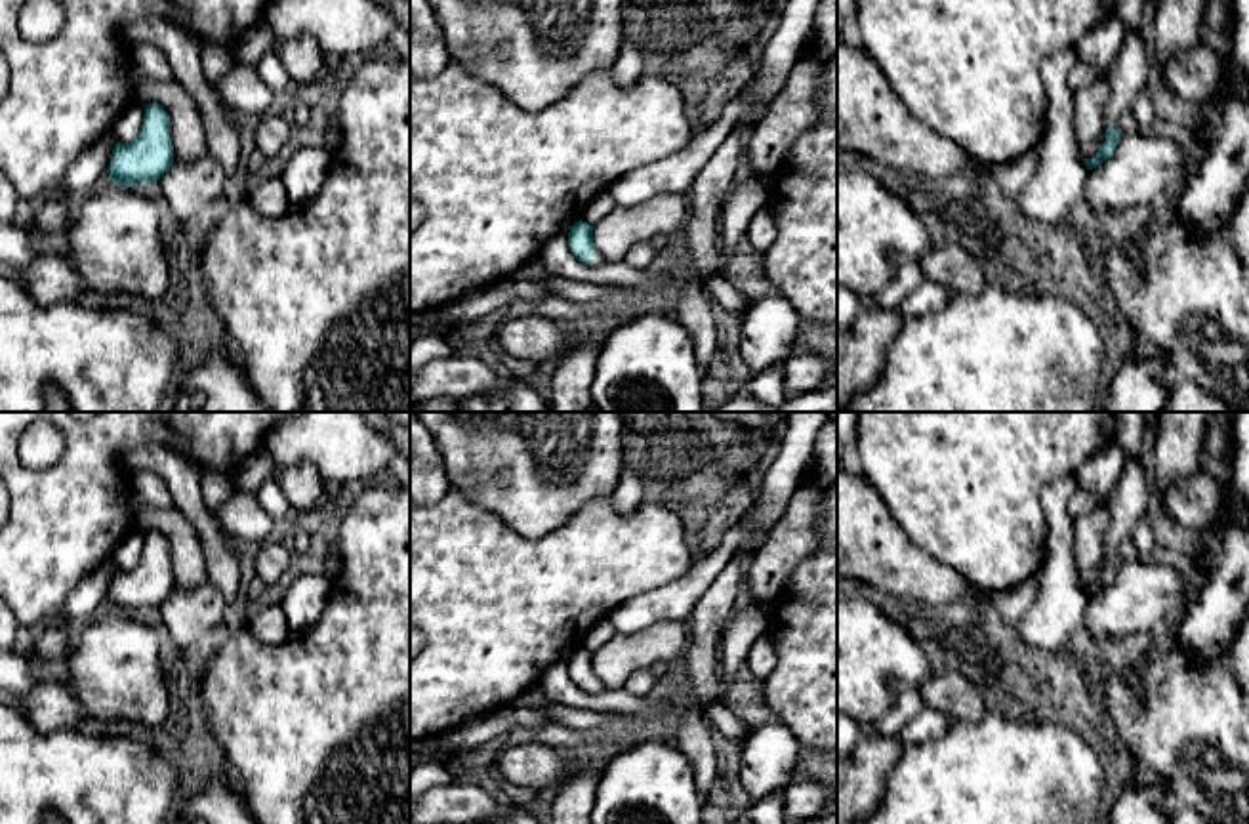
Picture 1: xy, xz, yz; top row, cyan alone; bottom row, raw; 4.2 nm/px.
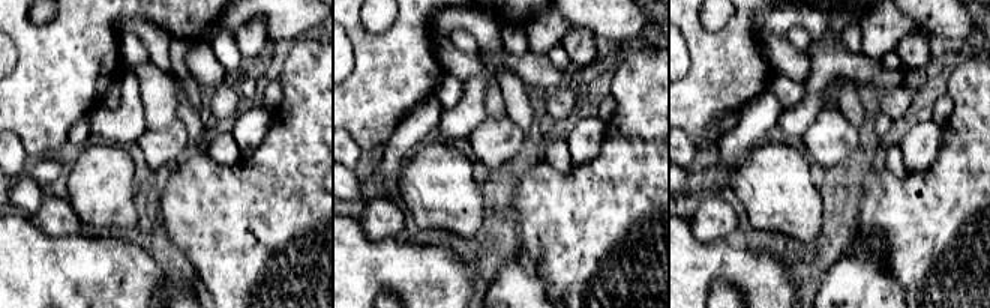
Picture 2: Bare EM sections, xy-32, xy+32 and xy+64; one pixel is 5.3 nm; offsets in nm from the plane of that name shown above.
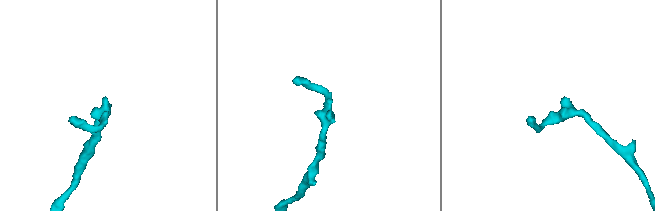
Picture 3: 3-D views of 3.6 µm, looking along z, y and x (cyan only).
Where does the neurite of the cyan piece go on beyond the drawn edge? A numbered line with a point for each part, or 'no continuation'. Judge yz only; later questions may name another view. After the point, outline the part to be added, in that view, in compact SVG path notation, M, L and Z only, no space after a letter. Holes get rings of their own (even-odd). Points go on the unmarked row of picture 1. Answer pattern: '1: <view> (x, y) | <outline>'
1: yz (1127, 502) | M1127 456L1125 467L1104 507L1110 513L1110 526L1106 530L1108 553L1117 555L1119 544L1133 536L1135 526L1148 513L1148 483L1136 456Z

